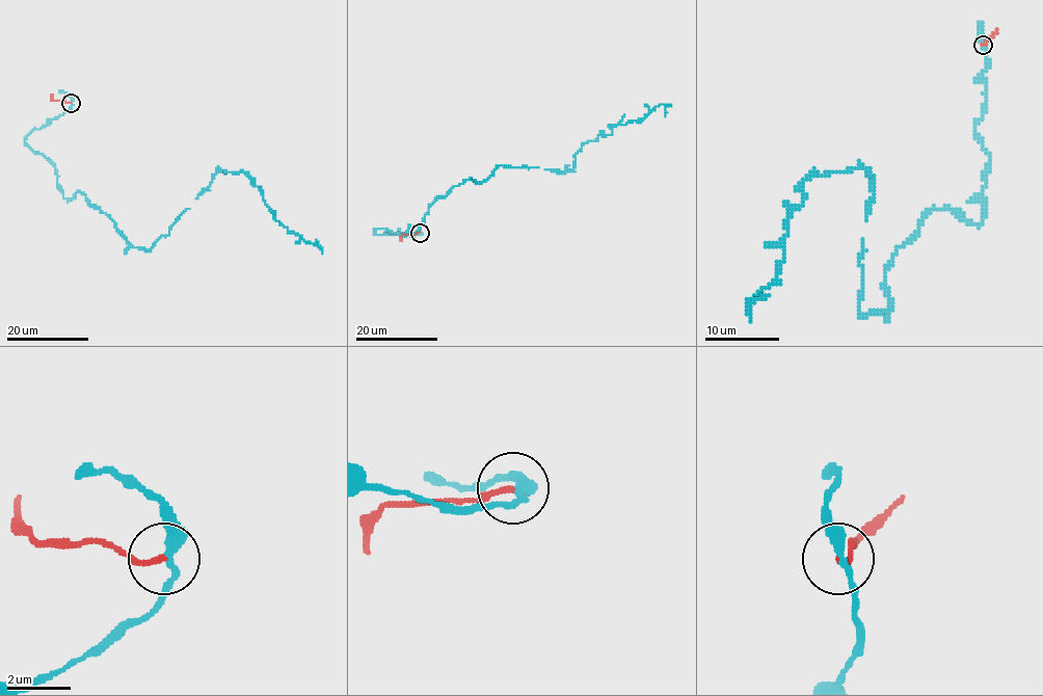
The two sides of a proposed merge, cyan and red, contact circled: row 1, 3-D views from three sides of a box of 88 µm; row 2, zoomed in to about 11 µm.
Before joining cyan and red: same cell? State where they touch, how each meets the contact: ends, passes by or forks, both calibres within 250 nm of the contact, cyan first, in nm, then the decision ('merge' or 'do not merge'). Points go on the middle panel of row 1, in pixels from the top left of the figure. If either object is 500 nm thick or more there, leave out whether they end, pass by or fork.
at (420, 233); cyan passes by; red ends there; 320 nm thick on the cyan side, 170 nm on the other; do not merge

